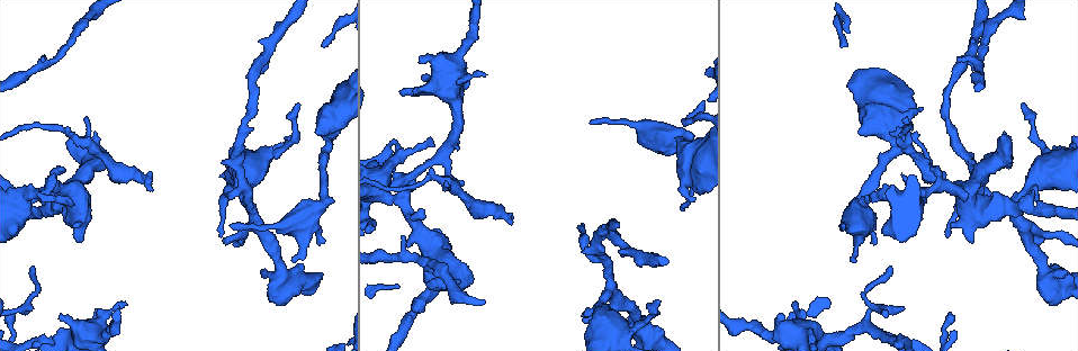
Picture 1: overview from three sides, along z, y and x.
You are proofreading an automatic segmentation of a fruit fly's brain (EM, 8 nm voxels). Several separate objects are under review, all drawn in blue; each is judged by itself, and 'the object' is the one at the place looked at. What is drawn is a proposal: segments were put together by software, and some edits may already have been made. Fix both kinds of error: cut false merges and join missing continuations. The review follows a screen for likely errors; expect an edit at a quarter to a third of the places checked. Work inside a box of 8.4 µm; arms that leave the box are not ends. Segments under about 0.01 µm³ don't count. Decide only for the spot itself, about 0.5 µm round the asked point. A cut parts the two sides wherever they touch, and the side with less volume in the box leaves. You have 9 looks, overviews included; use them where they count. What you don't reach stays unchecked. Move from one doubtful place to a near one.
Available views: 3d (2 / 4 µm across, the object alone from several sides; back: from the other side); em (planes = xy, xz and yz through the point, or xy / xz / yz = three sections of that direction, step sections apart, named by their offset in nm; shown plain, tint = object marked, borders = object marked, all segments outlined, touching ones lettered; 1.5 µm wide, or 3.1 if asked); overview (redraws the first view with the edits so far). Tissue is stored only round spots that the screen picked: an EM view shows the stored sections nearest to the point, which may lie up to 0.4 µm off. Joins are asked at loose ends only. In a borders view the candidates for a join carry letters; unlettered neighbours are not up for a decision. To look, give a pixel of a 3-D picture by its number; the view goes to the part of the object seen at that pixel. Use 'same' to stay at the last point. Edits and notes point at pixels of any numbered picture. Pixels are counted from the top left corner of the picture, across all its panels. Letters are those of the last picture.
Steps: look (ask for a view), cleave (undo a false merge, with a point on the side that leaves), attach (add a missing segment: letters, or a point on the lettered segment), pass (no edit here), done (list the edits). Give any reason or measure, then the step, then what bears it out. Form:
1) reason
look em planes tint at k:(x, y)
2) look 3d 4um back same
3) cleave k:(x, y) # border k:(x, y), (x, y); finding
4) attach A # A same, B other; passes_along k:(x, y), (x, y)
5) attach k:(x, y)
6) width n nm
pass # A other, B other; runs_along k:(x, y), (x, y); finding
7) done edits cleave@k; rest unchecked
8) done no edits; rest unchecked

free end
look 3d 2um at 1:(401, 235)

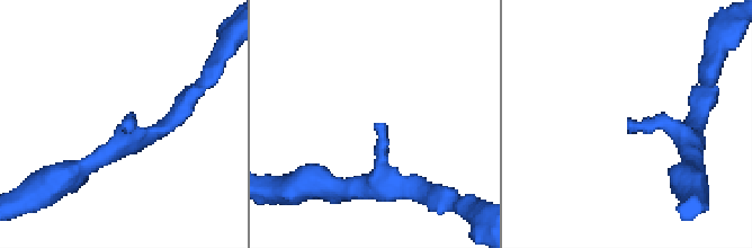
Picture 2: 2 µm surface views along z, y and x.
now the EM
look em xy step 8 borders at 2:(629, 122)

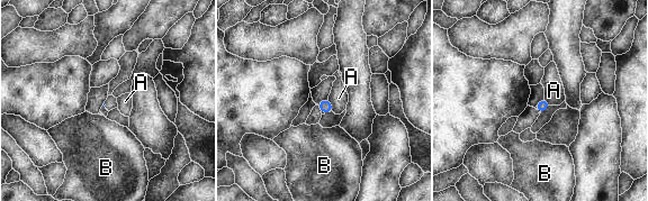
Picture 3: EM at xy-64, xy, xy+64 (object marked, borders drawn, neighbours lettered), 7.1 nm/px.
cut it another way
look em planes borders same

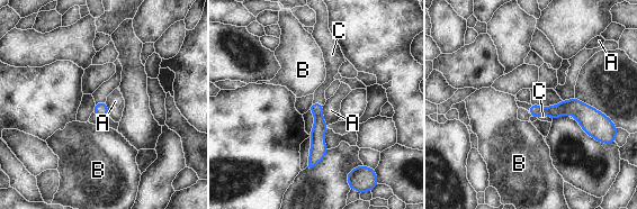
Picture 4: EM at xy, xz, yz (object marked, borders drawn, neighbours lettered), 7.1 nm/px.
attach C # A other, B other, C same; passes_along 4:(320, 126), (319, 103), (331, 71); the neuron continues

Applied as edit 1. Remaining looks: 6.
branch stops here
look em planes borders at 1:(153, 189)

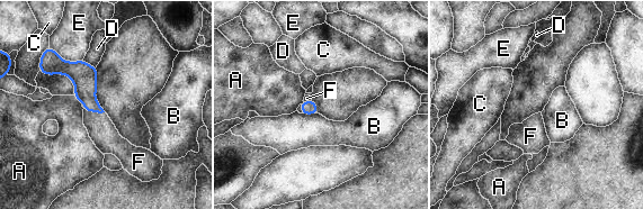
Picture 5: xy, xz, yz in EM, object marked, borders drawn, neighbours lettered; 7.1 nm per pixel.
longest_contact E 220 nm
attach F # A other, B other, C other, D other, E other, F same; passes_along 5:(85, 76), (91, 110), (101, 130); it goes on there

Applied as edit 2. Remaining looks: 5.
look overview

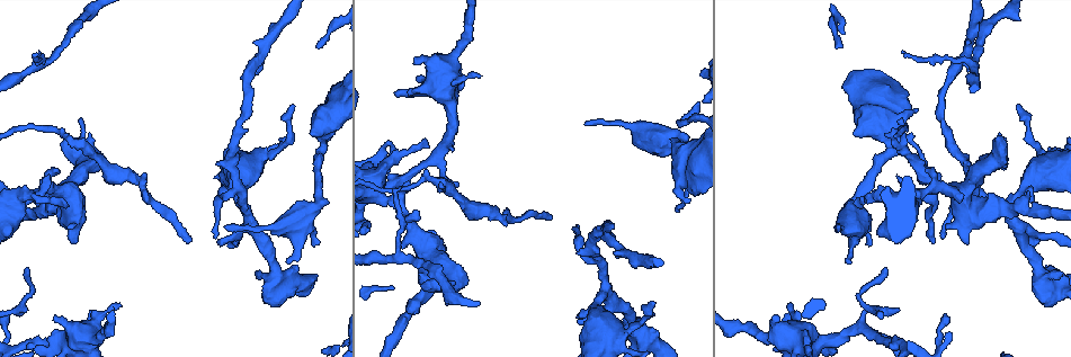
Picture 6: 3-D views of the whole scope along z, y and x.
branch stops here
look 3d 4um at 6:(274, 305)

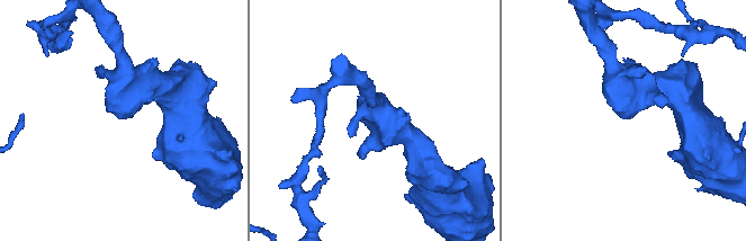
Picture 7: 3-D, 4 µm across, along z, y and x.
look em planes borders at 7:(629, 117)

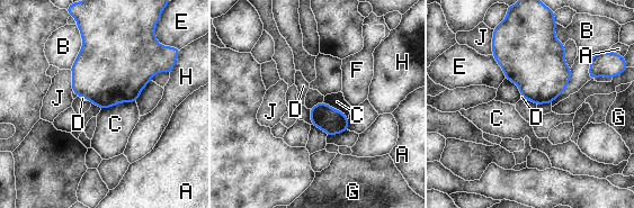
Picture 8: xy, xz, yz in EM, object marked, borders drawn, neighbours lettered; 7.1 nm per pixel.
pass # A other, B other, C other, D other, E other, F other, G other, H other, J other; border 8:(135, 101), (118, 101), (101, 109); none of them fits

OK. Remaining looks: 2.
free end
look em xz step 8 tint at 6:(416, 64)

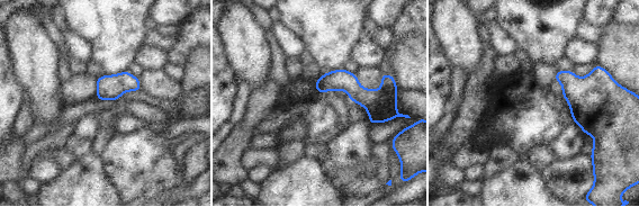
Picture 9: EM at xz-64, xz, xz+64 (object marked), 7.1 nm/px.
another direction
look em planes borders same

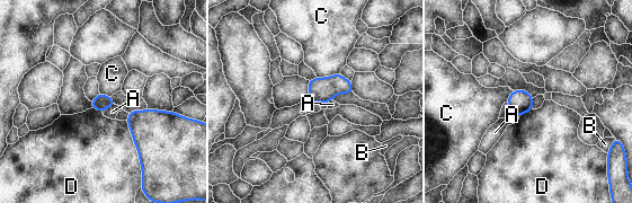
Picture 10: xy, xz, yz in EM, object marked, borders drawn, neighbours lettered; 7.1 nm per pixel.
pass # A other, B other, C other, D other; border 10:(339, 72), (317, 78); no lettered segment goes on from it

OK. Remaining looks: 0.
done edits attach@4, attach@5; rest unchecked

